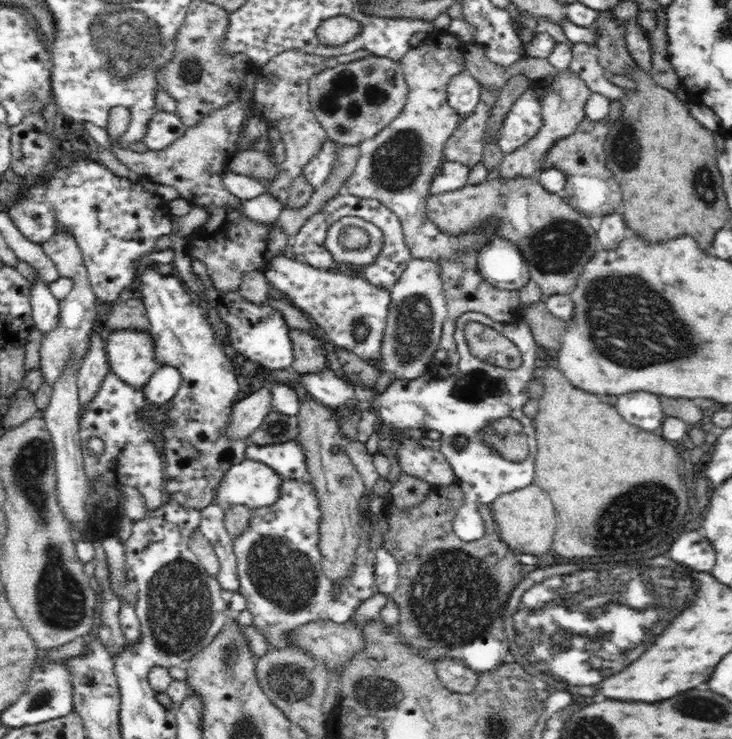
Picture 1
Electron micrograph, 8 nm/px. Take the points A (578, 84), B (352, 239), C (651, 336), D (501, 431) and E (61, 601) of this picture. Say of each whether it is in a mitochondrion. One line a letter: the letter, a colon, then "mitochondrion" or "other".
A: other
B: mitochondrion
C: mitochondrion
D: mitochondrion
E: mitochondrion

